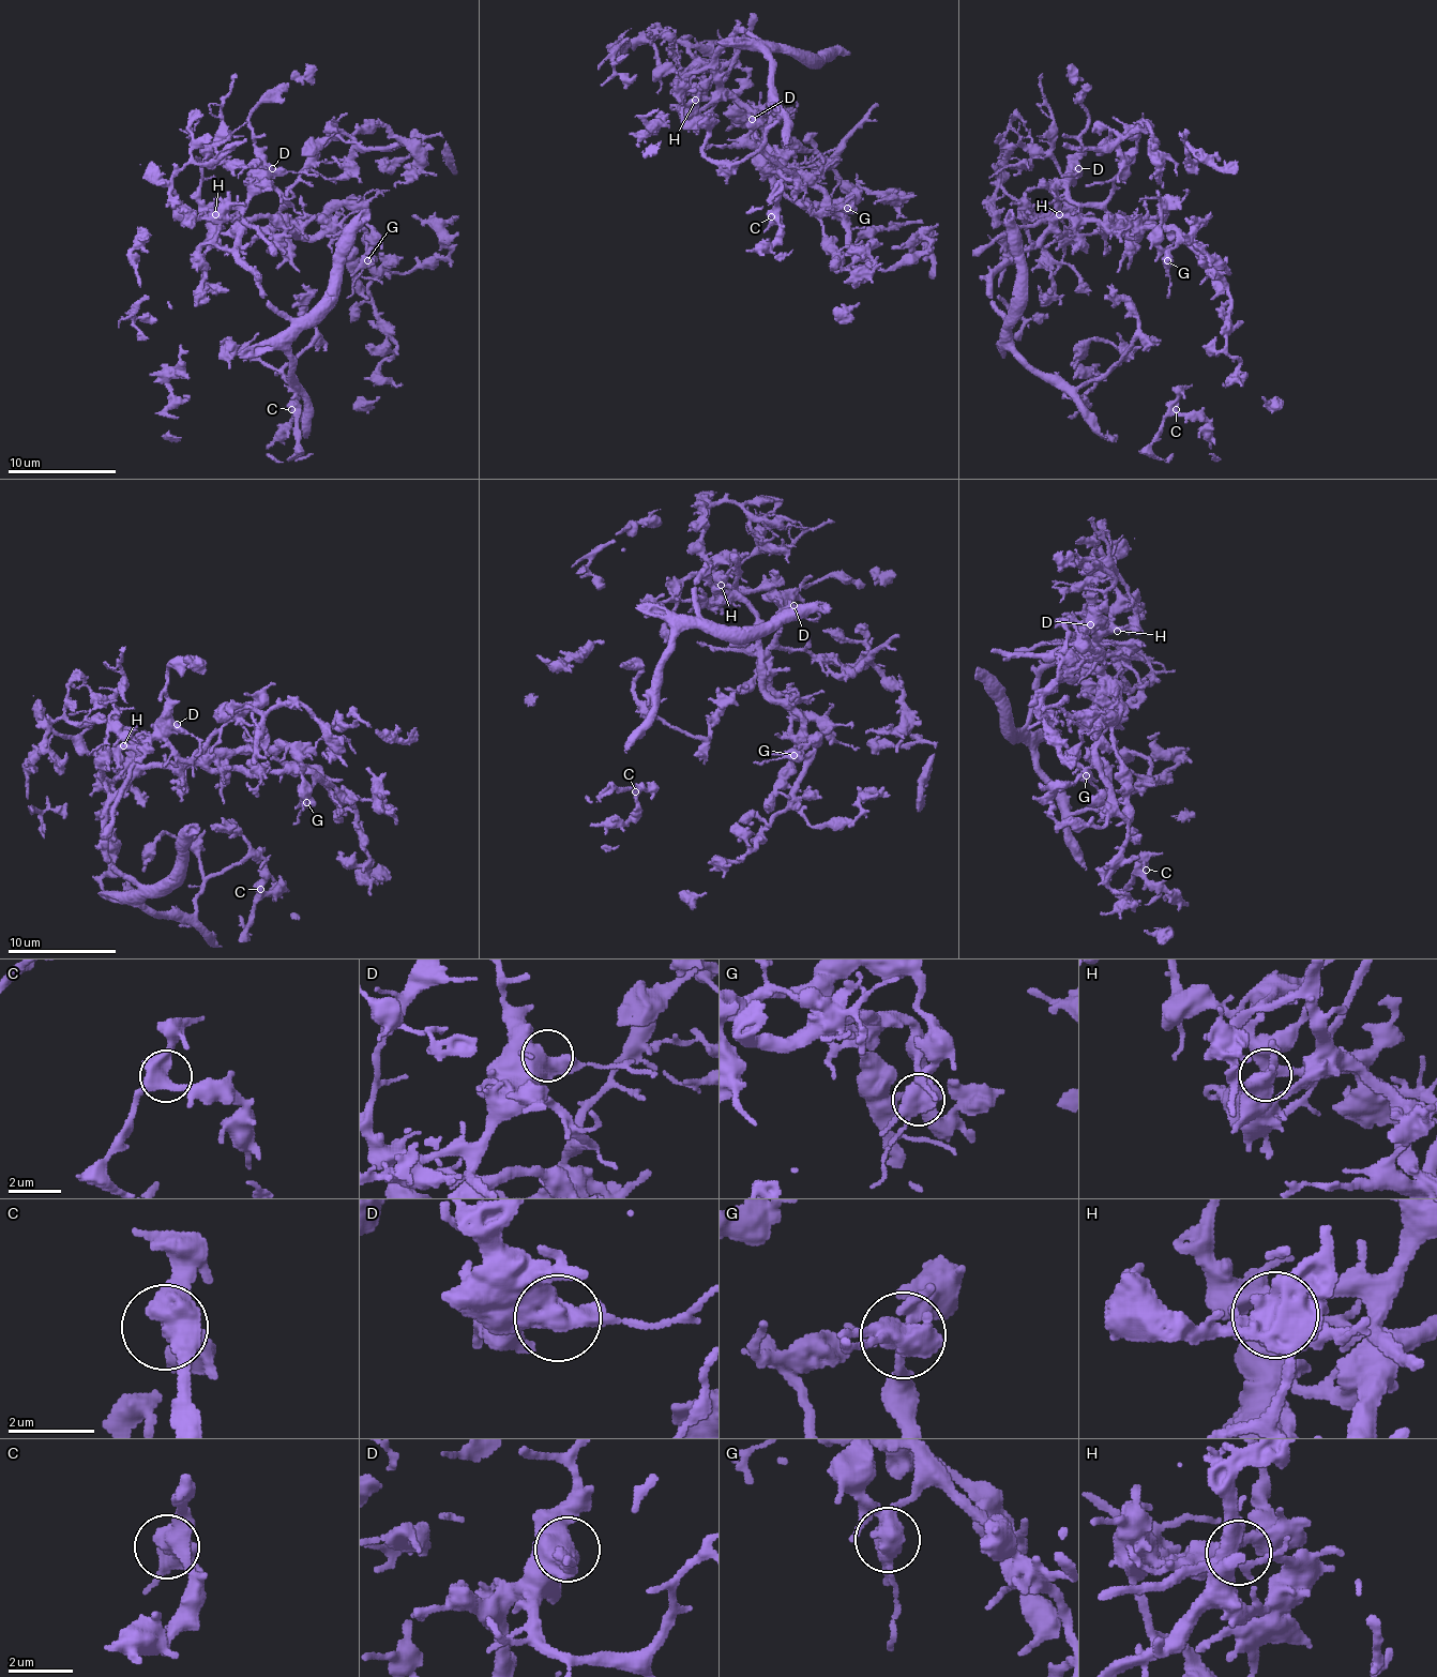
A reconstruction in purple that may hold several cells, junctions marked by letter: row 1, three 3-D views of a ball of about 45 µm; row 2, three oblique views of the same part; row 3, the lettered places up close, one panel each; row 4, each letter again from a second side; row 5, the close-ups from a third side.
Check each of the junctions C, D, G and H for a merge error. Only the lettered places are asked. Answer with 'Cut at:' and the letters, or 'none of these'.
Cut at: G

